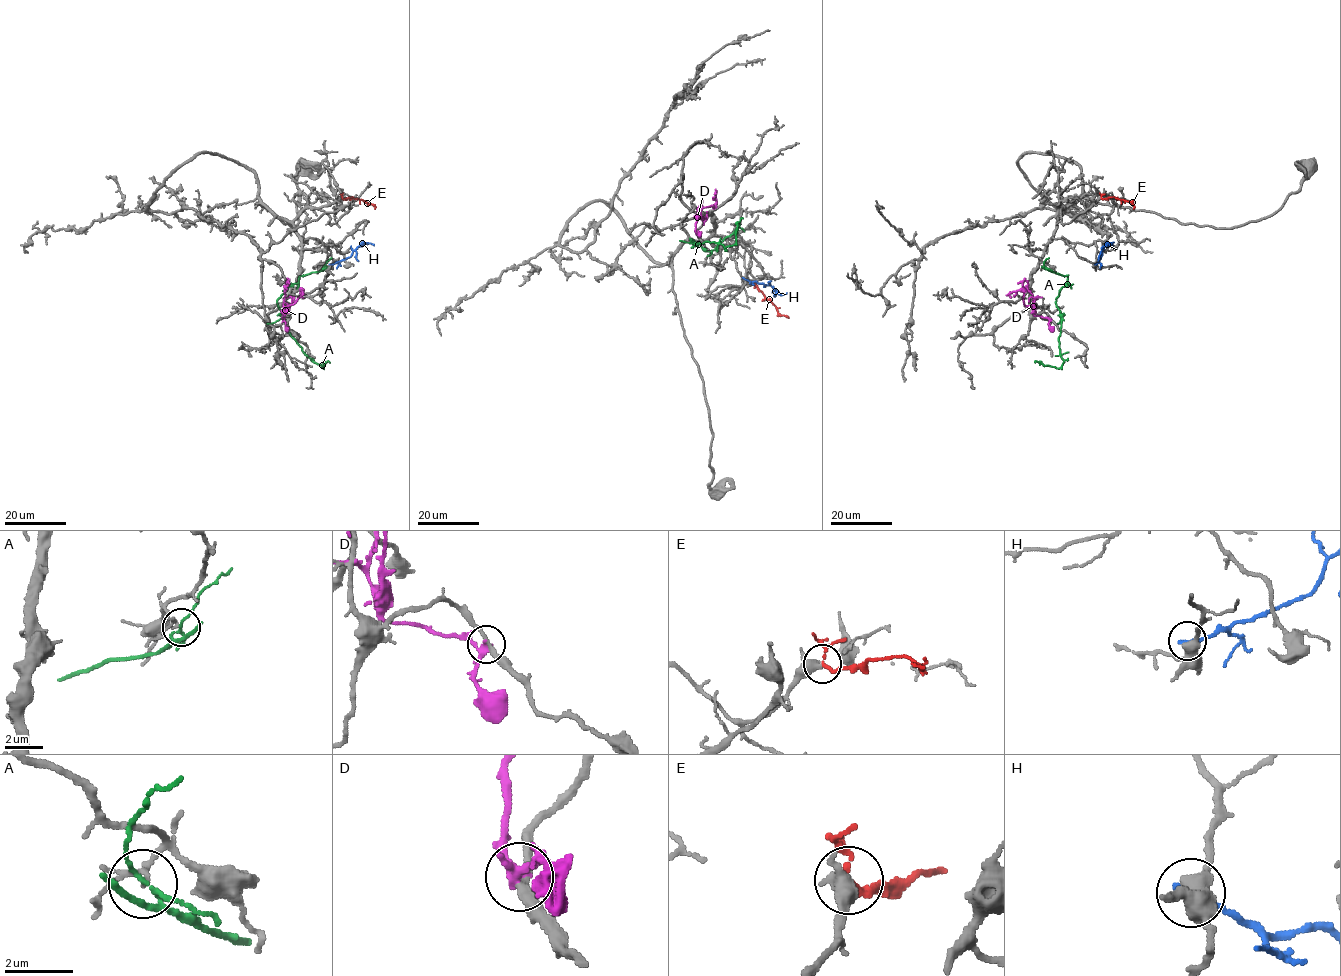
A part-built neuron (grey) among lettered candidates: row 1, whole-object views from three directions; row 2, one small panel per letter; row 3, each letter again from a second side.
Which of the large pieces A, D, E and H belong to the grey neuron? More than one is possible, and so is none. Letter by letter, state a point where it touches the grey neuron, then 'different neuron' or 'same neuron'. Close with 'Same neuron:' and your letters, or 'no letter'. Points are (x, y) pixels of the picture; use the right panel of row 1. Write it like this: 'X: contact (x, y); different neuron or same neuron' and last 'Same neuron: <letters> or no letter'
A: contact (1045, 267); different neuron
D: contact (1050, 319); different neuron
E: contact (1101, 198); same neuron
H: contact (1095, 264); different neuron
Same neuron: E

